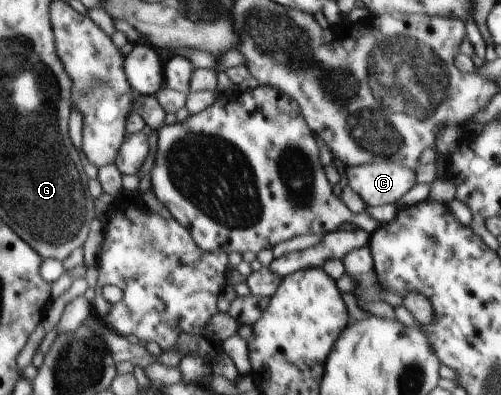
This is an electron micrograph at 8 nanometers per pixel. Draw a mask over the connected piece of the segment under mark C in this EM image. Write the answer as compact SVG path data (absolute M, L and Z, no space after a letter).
M379 161L345 169L351 189L367 206L396 204L416 185L415 169L390 161Z

